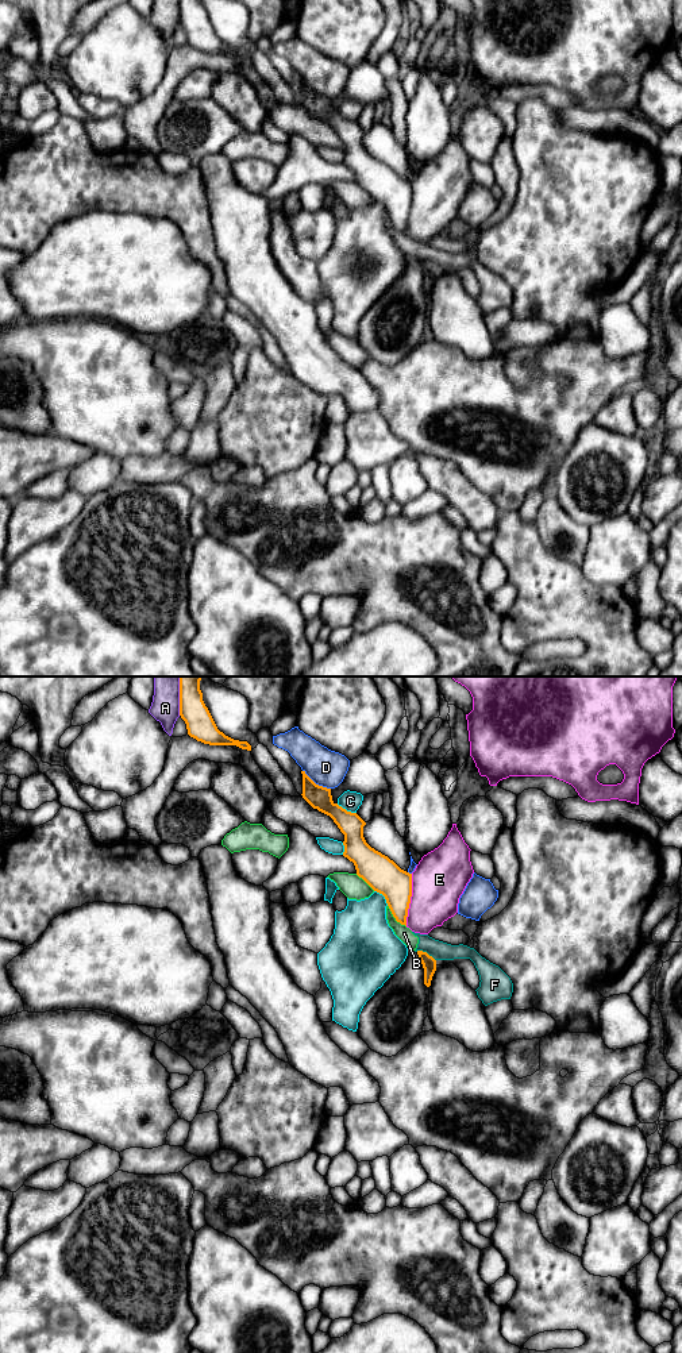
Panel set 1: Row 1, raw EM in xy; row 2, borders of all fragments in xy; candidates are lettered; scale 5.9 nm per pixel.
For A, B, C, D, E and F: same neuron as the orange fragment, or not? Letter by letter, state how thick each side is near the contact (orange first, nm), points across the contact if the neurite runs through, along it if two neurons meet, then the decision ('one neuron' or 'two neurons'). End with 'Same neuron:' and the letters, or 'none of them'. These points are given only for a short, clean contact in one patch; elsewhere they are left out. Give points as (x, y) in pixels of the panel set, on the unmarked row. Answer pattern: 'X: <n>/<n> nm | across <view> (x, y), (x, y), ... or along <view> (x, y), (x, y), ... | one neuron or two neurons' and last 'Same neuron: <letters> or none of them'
A: 170/180 nm | two neurons
B: 200/90 nm | two neurons
C: 140/120 nm | two neurons
D: 140/220 nm | two neurons
E: 200/320 nm | along xy (412, 182), (412, 204), (405, 234) | two neurons
F: 80/110 nm | along xy (416, 259), (424, 259), (435, 269) | two neurons
Same neuron: none of them

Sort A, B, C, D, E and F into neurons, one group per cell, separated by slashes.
A / B F / C / D / E

